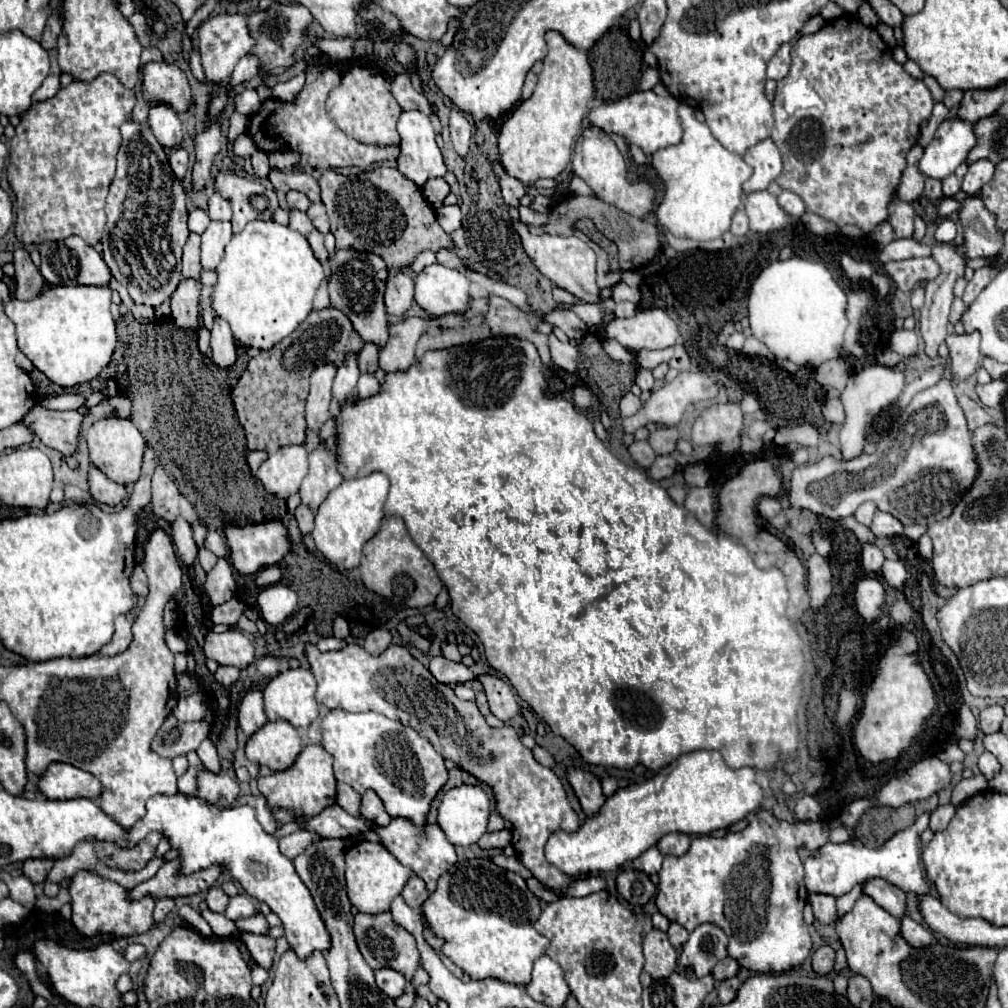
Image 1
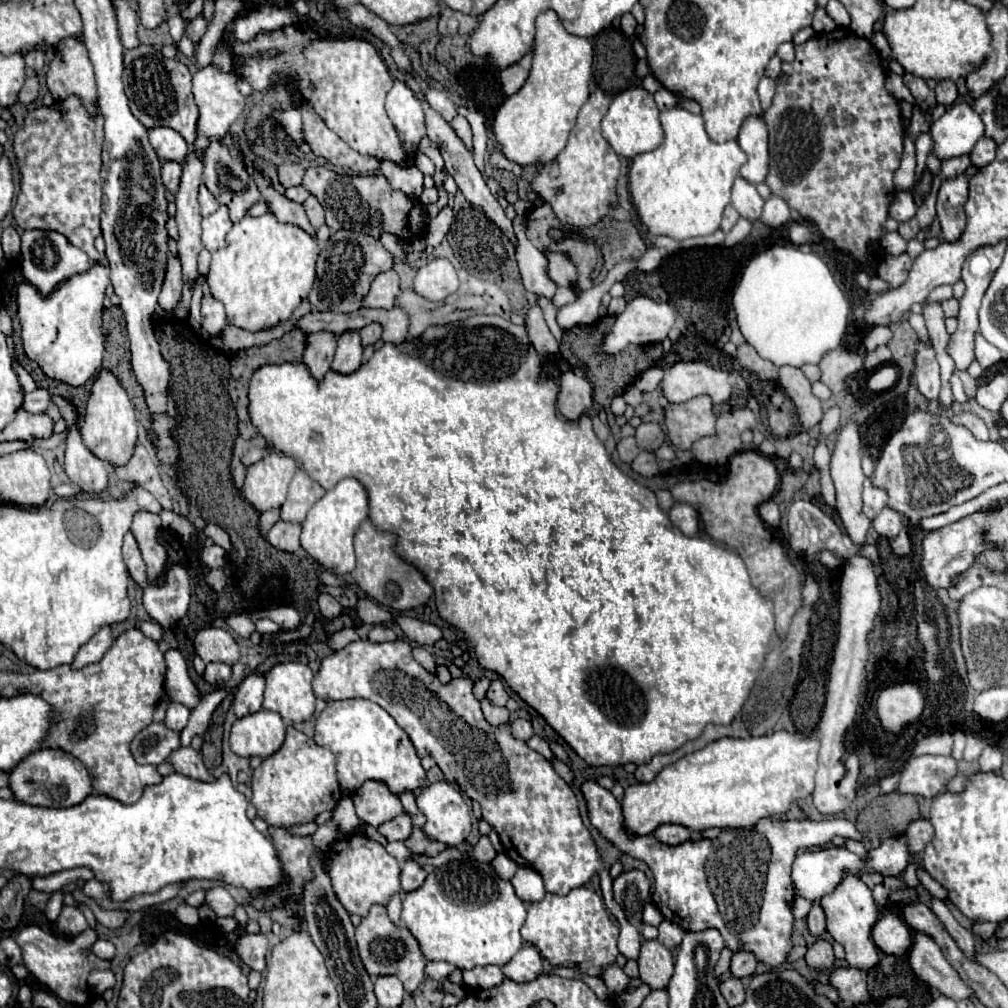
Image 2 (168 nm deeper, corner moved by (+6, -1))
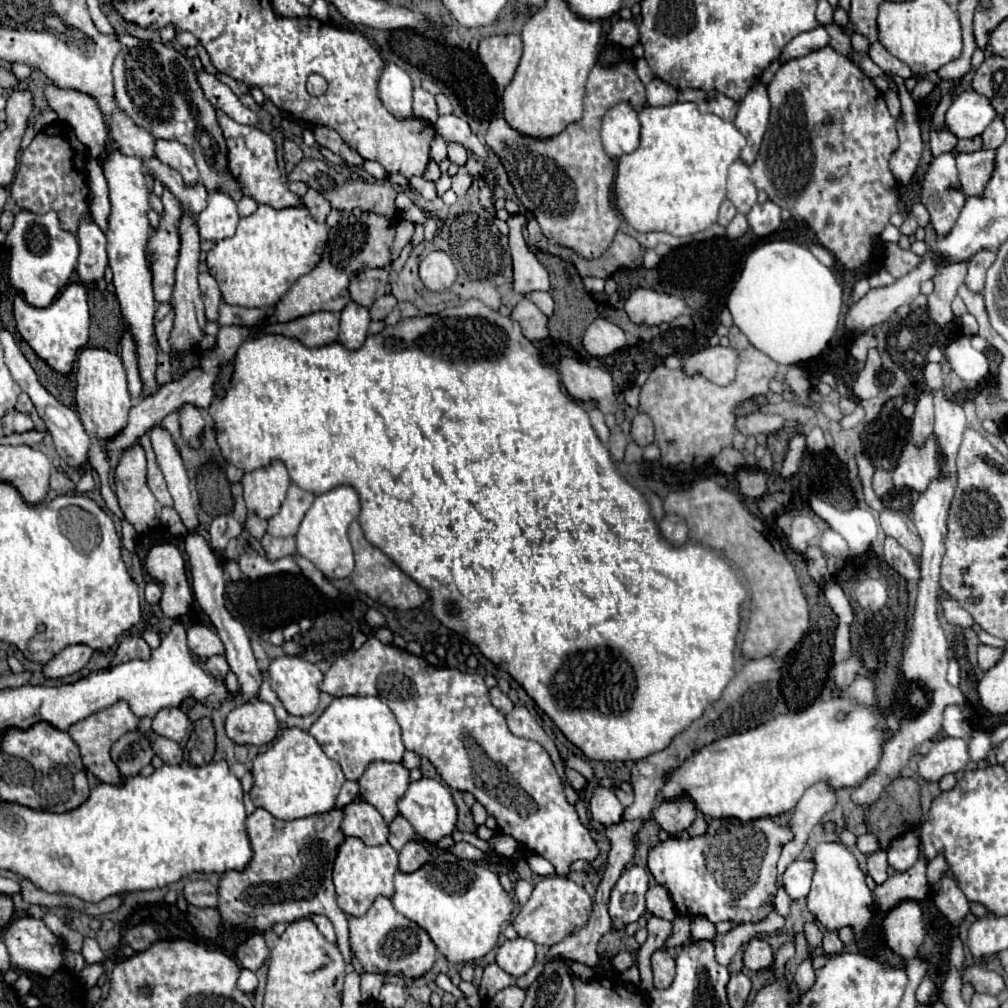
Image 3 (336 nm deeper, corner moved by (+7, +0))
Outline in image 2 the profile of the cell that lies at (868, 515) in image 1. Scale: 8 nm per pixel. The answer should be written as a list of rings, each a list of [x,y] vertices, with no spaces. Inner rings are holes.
[[[867,478],[863,486],[863,514],[867,518],[875,518],[885,506],[887,506],[887,494],[881,488],[875,488]]]

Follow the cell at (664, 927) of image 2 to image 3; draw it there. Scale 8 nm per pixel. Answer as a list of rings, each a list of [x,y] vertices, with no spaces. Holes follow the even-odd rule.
[[[652,915],[646,923],[646,929],[648,929],[648,939],[646,943],[638,949],[636,953],[636,961],[638,961],[638,971],[640,971],[640,977],[642,977],[642,983],[640,983],[640,989],[644,993],[650,993],[654,989],[652,985],[652,969],[650,969],[650,957],[656,949],[662,949],[664,941],[670,937],[672,933],[672,923],[662,919],[662,917],[656,917]]]

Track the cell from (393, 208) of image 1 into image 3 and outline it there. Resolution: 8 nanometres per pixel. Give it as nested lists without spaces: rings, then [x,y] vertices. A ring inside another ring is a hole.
[[[304,157],[288,175],[288,183],[292,181],[304,181],[308,187],[314,187],[318,191],[322,191],[322,195],[326,195],[326,199],[332,203],[334,209],[340,209],[340,211],[352,211],[354,207],[362,209],[362,211],[374,211],[378,215],[386,215],[390,219],[394,219],[398,215],[396,211],[396,205],[394,205],[394,197],[396,197],[396,191],[392,187],[392,183],[388,181],[382,181],[382,183],[370,183],[370,181],[364,181],[364,179],[358,179],[358,181],[352,181],[352,179],[346,179],[342,173],[338,173],[334,167],[330,167],[326,161],[322,159],[310,159],[310,157]]]

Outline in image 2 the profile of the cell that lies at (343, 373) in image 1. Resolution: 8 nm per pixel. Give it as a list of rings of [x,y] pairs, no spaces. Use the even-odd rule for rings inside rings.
[[[343,332],[337,340],[337,352],[331,370],[339,374],[351,374],[361,366],[361,356],[363,346],[359,332]]]

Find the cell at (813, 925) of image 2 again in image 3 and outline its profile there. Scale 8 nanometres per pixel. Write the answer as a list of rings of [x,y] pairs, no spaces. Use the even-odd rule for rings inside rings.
[[[806,923],[804,933],[806,933],[806,941],[808,941],[808,951],[810,951],[810,953],[812,953],[816,947],[822,945],[822,931],[818,929],[816,923]]]

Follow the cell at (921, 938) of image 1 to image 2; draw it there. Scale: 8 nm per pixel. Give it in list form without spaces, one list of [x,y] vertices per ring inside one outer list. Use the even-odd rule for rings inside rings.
[[[915,932],[909,950],[909,964],[921,980],[925,980],[931,988],[937,988],[941,994],[949,996],[951,1000],[959,1002],[971,996],[971,988],[951,968],[939,944],[929,934]]]

